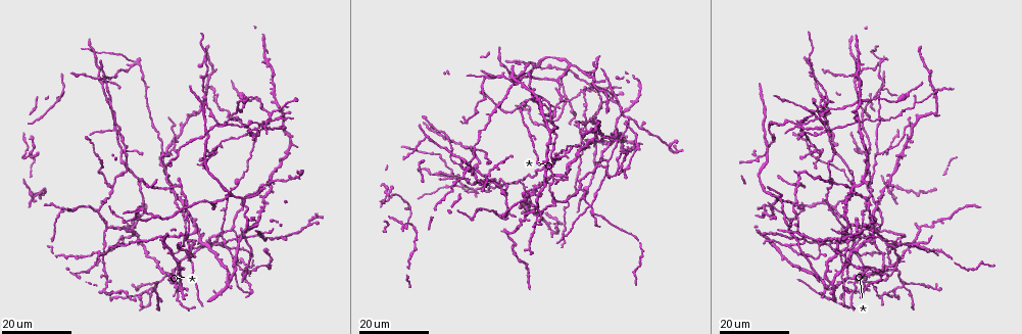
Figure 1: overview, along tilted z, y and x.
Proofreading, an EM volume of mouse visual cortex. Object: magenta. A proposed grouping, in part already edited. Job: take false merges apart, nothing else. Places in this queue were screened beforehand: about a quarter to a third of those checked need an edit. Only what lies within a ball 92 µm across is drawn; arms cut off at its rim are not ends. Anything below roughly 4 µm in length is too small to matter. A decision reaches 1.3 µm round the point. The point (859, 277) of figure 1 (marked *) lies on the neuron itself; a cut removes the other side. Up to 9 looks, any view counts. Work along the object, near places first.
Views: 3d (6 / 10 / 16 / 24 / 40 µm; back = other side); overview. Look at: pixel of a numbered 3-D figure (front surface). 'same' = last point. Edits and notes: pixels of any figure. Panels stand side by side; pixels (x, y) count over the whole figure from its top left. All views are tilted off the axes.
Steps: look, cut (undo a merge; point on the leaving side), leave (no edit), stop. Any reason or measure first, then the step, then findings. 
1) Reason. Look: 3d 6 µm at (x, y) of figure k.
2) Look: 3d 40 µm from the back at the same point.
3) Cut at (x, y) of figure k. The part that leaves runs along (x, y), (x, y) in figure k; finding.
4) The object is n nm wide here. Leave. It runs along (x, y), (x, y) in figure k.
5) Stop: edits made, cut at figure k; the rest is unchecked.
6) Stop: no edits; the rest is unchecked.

A fork. Look: 3d 16 µm at (105, 277) of figure 1.

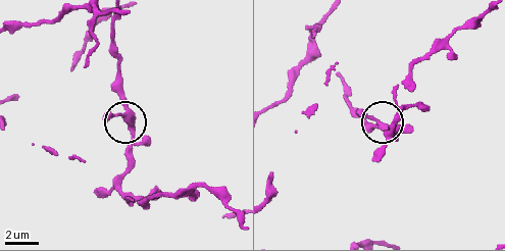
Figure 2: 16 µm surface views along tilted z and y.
Look: 3d 10 µm at (122, 113) of figure 2.

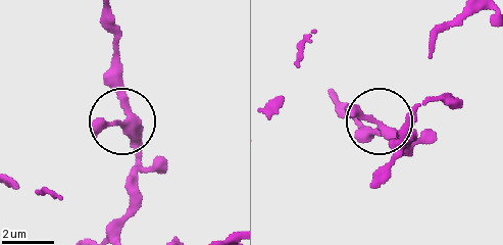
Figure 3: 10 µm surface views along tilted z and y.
3 arms meet here. Leave. All the same neuron.

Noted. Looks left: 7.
Look: 3d 16 µm at (451, 172) of figure 1.

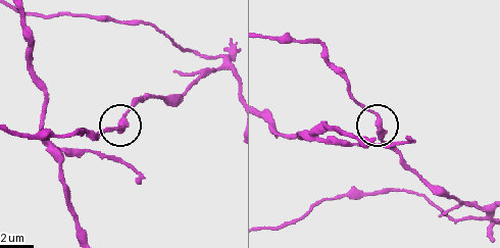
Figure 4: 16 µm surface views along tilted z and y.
Look: 3d 6 µm at (380, 130) of figure 4.

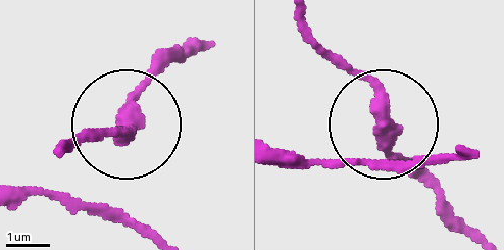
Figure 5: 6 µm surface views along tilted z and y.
The object is 340 nm wide here. Leave. It runs along (198, 51), (153, 74), (122, 131), (58, 143) in figure 5; continuous, no second neuron.

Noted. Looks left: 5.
Three arms meet. Look: 3d 24 µm at (116, 130) of figure 1.

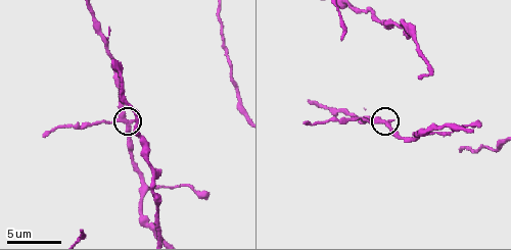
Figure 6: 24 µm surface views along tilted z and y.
Look: 3d 6 µm at (119, 121) of figure 6.

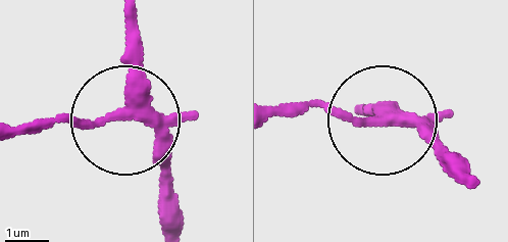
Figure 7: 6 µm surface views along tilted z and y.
From behind. Look: 3d 6 µm from the back at (388, 118) of figure 7.

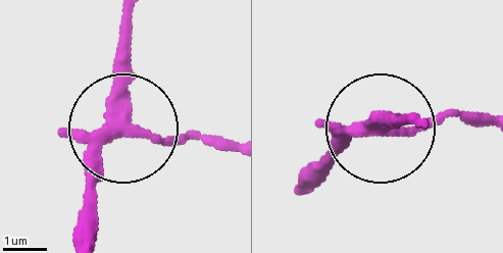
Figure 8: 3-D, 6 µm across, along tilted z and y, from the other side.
The object is 270 nm wide here. Leave. It runs along (127, 24), (124, 119), (161, 134), (217, 135) in figure 8; continuous, no second neuron.

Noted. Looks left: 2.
Thin arm on a thick one. Look: 3d 16 µm at (148, 189) of figure 6.

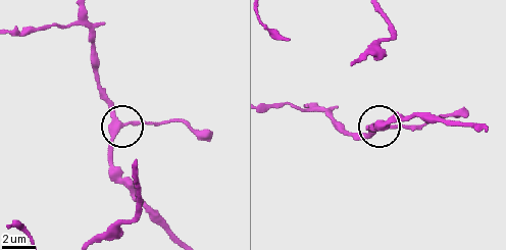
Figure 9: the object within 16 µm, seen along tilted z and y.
Look: 3d 16 µm from the back at (122, 124) of figure 9.

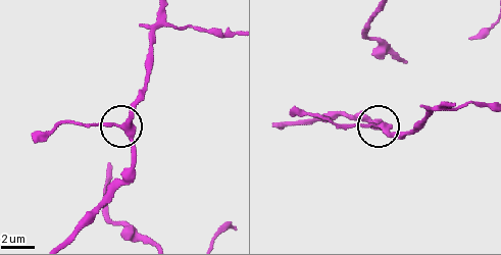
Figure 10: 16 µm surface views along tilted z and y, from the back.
The side arm is 6 µm long. Leave. It runs along (164, 17), (130, 119), (116, 128), (72, 123) in figure 10; all the same neuron.

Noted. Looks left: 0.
Stop: no edits; the rest is unchecked.

